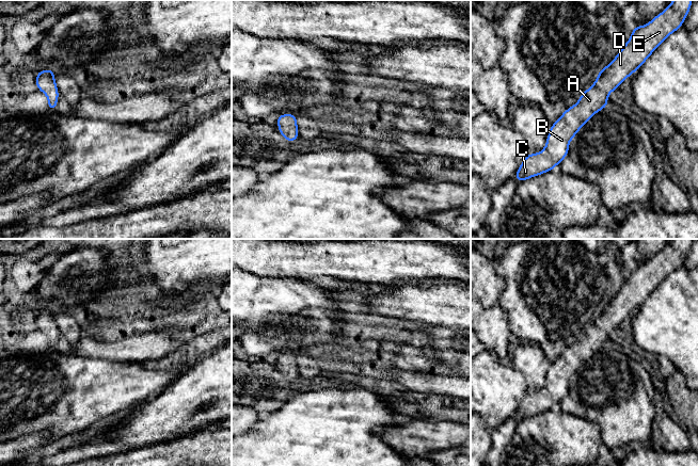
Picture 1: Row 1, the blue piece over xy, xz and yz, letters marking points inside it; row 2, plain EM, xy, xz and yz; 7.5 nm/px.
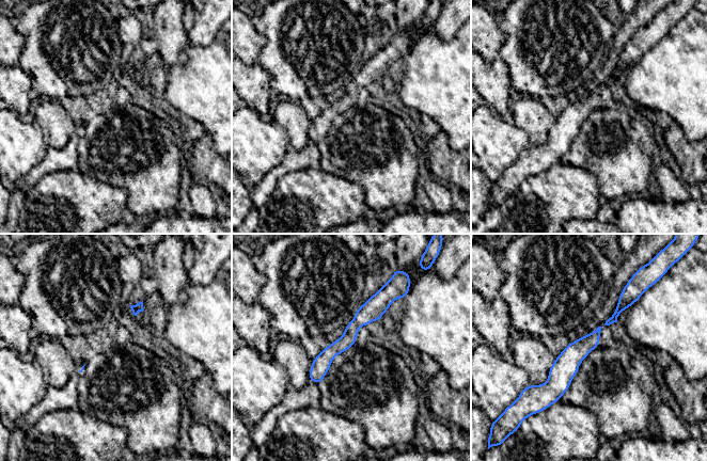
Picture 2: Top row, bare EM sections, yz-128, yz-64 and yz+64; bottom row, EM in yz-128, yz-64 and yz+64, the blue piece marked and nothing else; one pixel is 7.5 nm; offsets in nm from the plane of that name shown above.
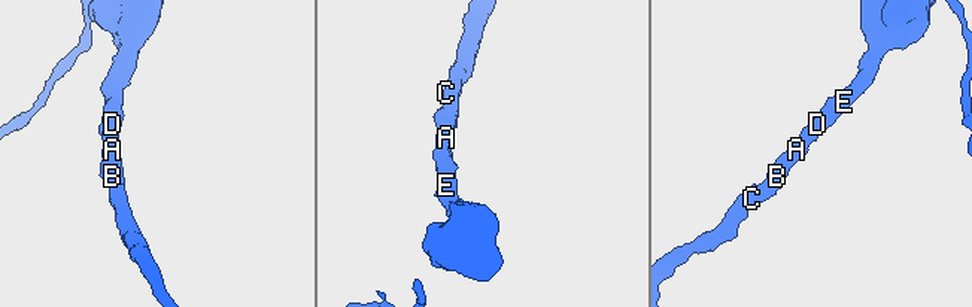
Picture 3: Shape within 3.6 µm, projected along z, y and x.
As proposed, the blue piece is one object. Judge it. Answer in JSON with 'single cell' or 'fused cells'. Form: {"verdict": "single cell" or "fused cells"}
{"verdict": "single cell"}

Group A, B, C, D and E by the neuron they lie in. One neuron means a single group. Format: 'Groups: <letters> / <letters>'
Groups: A B C D E

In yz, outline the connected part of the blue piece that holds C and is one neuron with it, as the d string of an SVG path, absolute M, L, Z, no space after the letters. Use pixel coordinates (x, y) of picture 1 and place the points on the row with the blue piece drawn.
M673 0L666 9L645 26L633 28L631 37L615 59L599 71L592 86L588 87L577 102L567 108L552 124L545 147L538 154L529 152L514 176L519 182L553 171L567 157L569 144L591 117L608 106L608 95L648 60L653 51L687 17L693 0Z

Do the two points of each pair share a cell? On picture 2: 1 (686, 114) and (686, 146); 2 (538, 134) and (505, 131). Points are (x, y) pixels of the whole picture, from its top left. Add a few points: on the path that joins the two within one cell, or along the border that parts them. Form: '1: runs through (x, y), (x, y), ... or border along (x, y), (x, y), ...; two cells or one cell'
1: border along (674, 121), (681, 128), (684, 137), (690, 143); two cells
2: border along (512, 123), (524, 131), (530, 145); two cells

